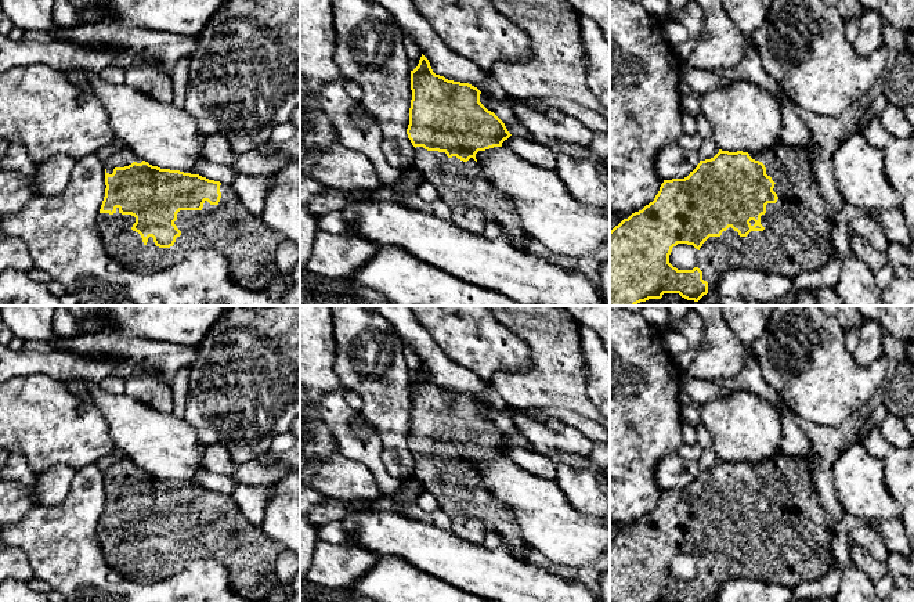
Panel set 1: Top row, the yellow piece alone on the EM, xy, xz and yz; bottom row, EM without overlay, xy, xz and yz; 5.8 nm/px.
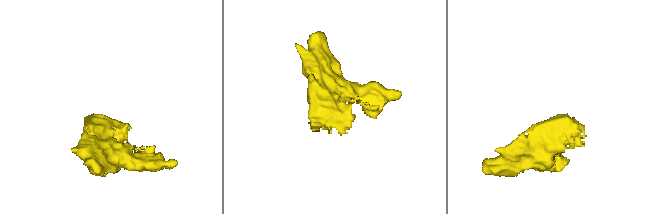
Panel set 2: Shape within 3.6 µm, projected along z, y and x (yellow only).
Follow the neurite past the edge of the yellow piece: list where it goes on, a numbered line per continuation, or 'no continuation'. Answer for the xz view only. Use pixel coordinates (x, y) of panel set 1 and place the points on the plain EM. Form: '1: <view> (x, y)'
1: xz (461, 494)

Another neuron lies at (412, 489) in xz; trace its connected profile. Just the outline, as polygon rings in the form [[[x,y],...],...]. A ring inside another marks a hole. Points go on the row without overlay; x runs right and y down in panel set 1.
[[[409,477],[402,482],[402,490],[391,497],[398,504],[416,504],[418,498],[425,493],[423,484],[415,479]]]

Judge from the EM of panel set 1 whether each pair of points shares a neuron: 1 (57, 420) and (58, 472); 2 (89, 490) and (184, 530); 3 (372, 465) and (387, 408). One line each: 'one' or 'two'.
1: two
2: two
3: two

